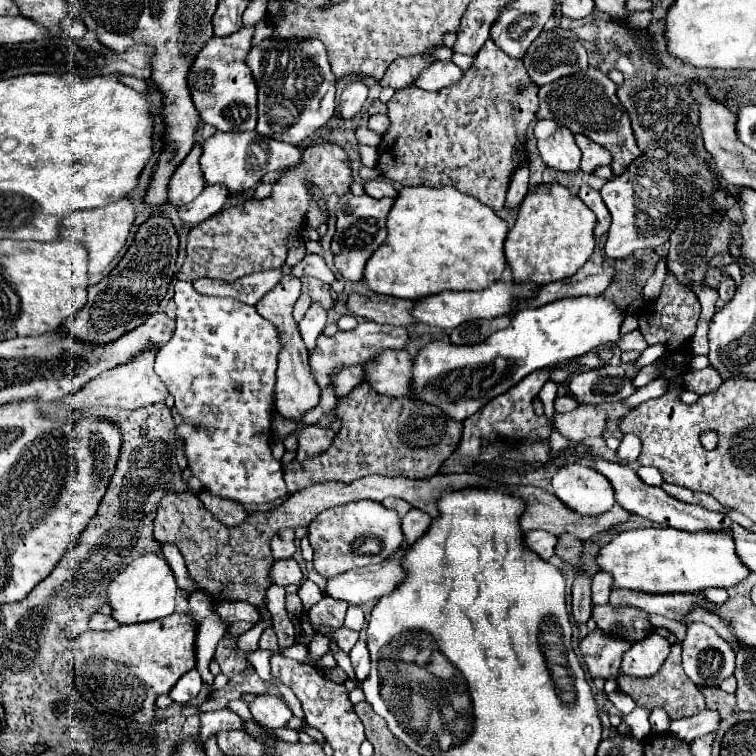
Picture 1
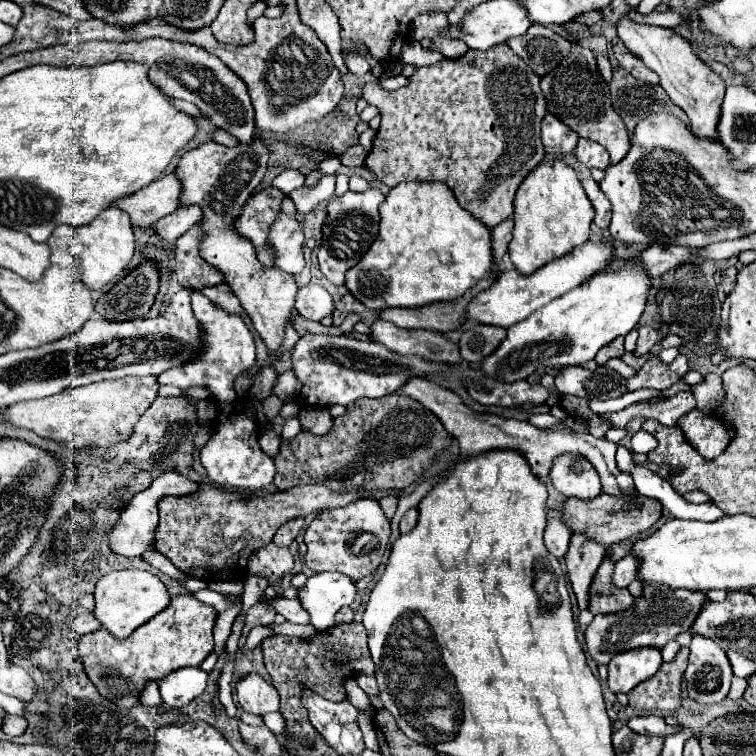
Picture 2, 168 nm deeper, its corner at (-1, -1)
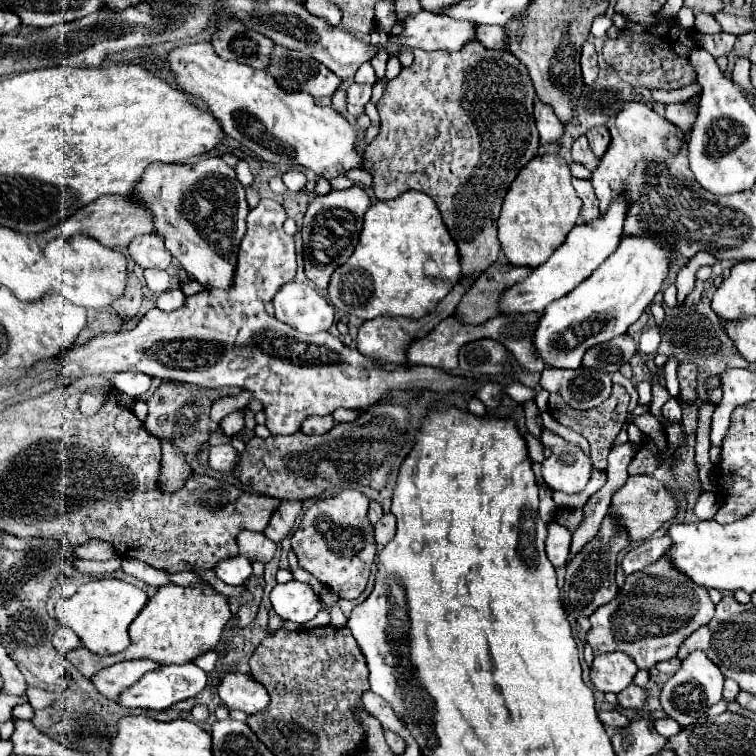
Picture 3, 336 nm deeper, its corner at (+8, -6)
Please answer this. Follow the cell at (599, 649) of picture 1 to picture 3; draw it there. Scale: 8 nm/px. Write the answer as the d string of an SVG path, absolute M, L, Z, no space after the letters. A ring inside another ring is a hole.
M660 557L660 561L646 565L640 569L640 573L626 575L626 583L618 589L618 595L606 603L600 605L592 615L590 623L592 629L586 635L586 641L594 649L594 655L610 653L610 651L624 651L630 655L638 669L650 671L658 661L672 659L680 647L680 643L690 637L700 625L706 625L710 617L714 615L714 603L708 597L708 591L684 577L684 573L676 573L672 565L668 565L668 557Z

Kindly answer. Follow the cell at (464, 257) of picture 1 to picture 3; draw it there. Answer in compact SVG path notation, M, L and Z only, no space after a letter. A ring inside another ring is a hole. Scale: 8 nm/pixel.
M406 191L396 199L374 203L366 215L352 257L340 265L328 285L330 303L364 321L376 317L420 319L452 291L460 277L456 243L442 223L432 197Z

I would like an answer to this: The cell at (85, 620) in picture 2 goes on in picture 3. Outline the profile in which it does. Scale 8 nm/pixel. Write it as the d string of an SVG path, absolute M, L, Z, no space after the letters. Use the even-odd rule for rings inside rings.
M58 625L56 633L54 633L54 649L56 649L62 657L66 657L70 651L74 651L74 649L78 649L78 647L80 647L78 637L76 637L72 631L68 631L68 627Z

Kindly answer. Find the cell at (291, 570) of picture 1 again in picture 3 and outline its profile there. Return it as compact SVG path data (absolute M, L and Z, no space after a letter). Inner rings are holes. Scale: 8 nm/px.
M240 531L238 537L238 547L240 553L246 555L250 561L270 561L274 551L276 551L276 543L270 541L264 533L256 533L256 531Z

